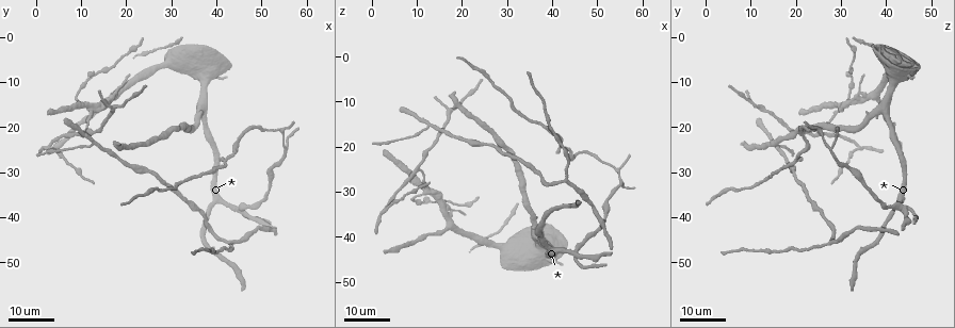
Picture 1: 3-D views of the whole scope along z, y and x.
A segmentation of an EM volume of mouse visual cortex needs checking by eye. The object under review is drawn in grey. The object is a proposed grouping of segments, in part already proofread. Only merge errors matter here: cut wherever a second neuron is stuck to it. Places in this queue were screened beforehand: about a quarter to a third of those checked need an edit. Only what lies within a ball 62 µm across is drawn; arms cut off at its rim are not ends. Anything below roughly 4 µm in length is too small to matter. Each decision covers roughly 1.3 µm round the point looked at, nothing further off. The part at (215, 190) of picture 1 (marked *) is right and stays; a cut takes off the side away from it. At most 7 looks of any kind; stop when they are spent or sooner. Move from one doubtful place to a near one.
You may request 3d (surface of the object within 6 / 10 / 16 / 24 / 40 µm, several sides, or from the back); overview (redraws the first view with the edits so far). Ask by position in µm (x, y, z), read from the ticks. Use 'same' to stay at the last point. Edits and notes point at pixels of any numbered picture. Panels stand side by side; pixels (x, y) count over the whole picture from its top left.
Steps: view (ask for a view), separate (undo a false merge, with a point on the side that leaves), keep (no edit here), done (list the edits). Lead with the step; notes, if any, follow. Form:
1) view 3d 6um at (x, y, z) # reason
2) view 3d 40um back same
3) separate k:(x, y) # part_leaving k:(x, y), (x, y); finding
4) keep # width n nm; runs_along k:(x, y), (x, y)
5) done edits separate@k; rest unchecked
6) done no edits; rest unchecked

view 3d 24um at (52.5, 29.5, 32.5)

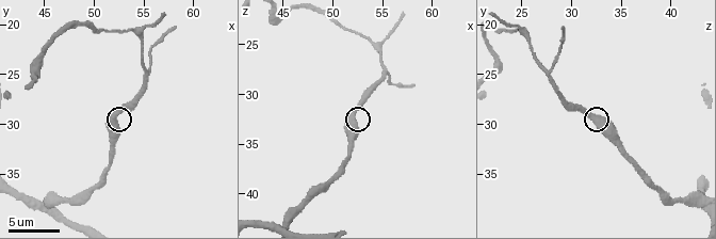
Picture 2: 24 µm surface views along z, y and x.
view 3d 6um at (51.6, 29.4, 32.2)

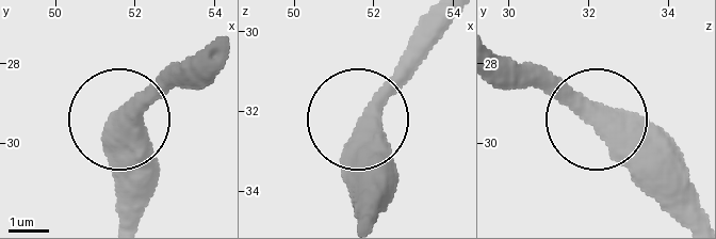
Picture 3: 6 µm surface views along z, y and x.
view 3d 6um back at (51.80, 29.60, 32.35) # other side

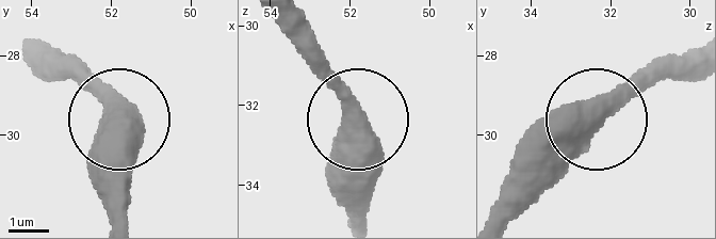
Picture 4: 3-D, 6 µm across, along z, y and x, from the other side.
keep # width 560 nm; runs_along 4:(508, 214), (657, 65); continuous, no second neuron

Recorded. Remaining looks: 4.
view 3d 16um at (17.0, 15.5, 12.0) # three-way junction

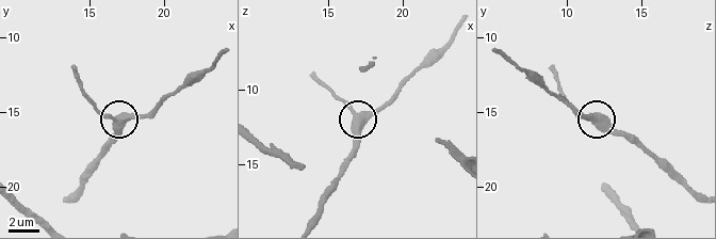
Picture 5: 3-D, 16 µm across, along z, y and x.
view 3d 10um at (17.0, 15.4, 11.8)

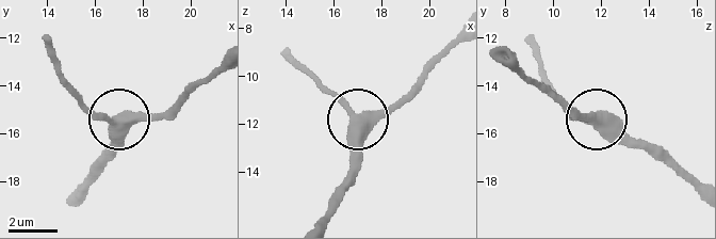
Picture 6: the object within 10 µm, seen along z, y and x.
keep # width 380 nm; runs_along 6:(324, 217), (348, 179), (351, 118), (314, 78); continuous, no second neuron

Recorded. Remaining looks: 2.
view 3d 16um at (12.5, 16.0, 29.0)

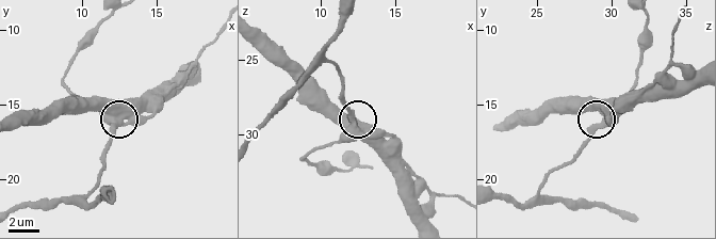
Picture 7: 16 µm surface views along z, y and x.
view 3d 10um at (11.8, 16.2, 29.6)

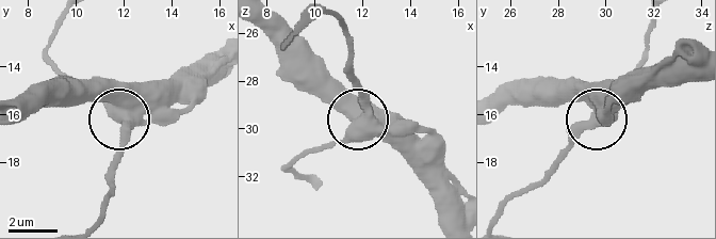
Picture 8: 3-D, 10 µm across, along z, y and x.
keep # width 620 nm; continuous, no second neuron

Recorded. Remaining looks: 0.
done no edits; rest unchecked

